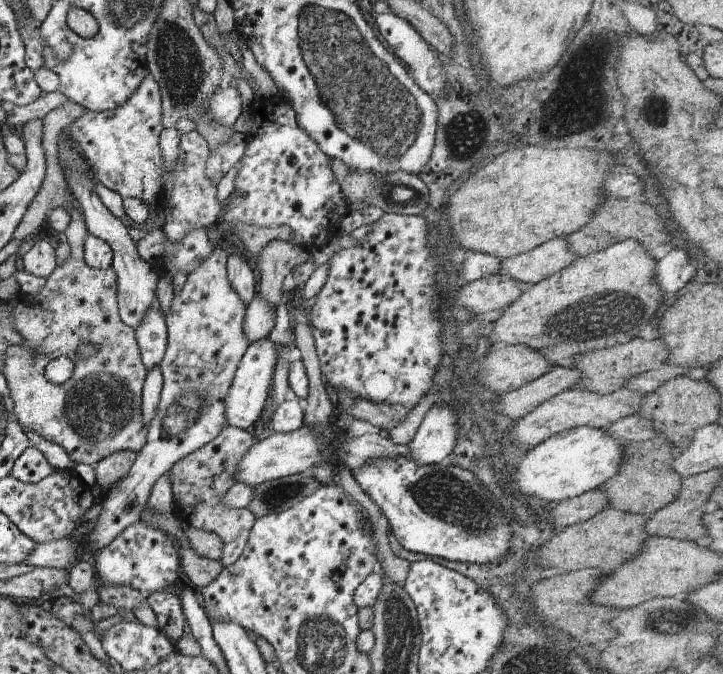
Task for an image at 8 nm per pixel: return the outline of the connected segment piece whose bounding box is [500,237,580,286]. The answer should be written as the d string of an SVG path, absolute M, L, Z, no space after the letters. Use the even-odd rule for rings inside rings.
M556 237L528 252L506 257L501 272L528 286L550 278L580 258L569 247L567 237Z

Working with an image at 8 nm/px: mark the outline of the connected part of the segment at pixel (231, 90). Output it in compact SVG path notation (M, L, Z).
M233 84L227 89L218 89L209 100L207 109L209 110L207 115L214 119L215 123L222 123L232 128L234 122L244 111L237 87Z

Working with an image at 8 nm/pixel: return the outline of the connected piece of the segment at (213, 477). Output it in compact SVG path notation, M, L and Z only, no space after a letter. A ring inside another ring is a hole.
M226 426L221 433L202 449L195 450L169 470L173 500L177 501L174 516L184 525L216 533L223 540L223 555L220 560L224 566L234 564L245 552L249 533L256 524L257 516L248 508L227 507L223 496L236 483L235 472L245 454L258 442L254 437L257 428L243 429Z

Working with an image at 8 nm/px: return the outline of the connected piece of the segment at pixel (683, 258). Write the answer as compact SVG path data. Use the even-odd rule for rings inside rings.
M674 247L664 251L657 262L656 280L666 297L672 297L689 282L693 283L699 261L686 248Z

